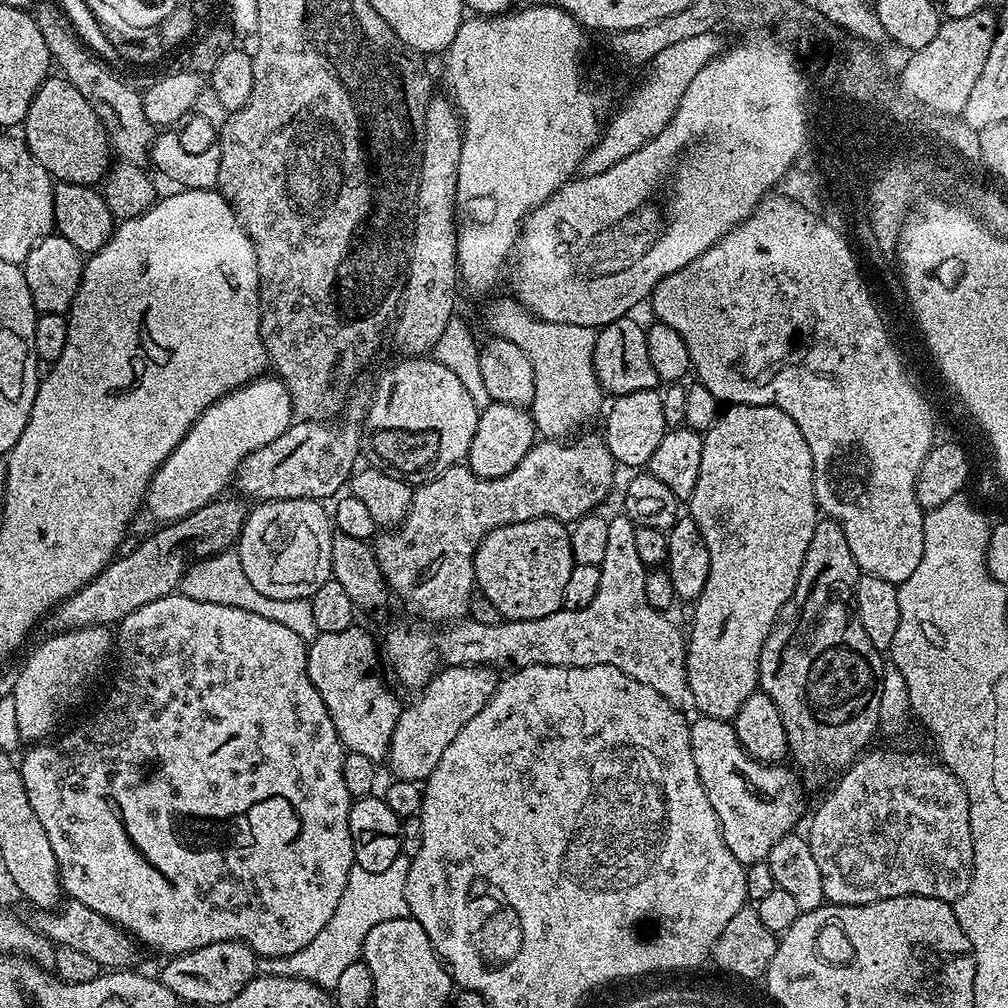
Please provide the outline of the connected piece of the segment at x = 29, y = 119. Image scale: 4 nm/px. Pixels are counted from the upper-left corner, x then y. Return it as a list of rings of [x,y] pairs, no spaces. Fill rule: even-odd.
[[[59,74],[49,75],[42,82],[38,94],[34,94],[34,102],[30,102],[22,131],[22,139],[28,145],[30,154],[42,162],[53,181],[96,186],[107,176],[113,163],[114,153],[98,114],[94,114],[90,102],[74,90],[72,83]]]

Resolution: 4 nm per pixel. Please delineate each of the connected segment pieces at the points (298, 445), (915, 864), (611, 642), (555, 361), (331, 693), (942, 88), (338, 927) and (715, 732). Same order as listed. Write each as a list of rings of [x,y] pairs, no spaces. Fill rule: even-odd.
[[[355,396],[347,401],[338,422],[297,419],[288,425],[282,435],[274,438],[274,442],[254,450],[254,454],[240,463],[234,477],[234,488],[241,492],[237,493],[252,502],[331,501],[341,491],[339,488],[351,481],[358,464],[356,459],[361,459],[362,456],[362,425],[366,400],[365,397],[363,400],[362,397]]]
[[[872,751],[848,766],[808,824],[806,839],[818,858],[825,901],[869,904],[899,896],[933,896],[956,901],[970,886],[974,862],[968,795],[962,782],[942,764],[928,762],[920,754]],[[860,776],[864,776],[864,784],[852,784]]]
[[[623,514],[613,515],[608,525],[606,558],[600,563],[602,582],[598,582],[598,594],[594,594],[590,606],[573,612],[561,610],[546,618],[501,619],[498,624],[483,624],[465,618],[453,623],[444,641],[441,644],[439,641],[439,655],[443,659],[445,656],[449,665],[614,666],[622,670],[622,674],[642,682],[642,686],[658,690],[658,694],[679,712],[695,713],[694,694],[688,685],[686,636],[676,629],[675,619],[667,620],[669,617],[665,613],[646,602],[646,566],[636,553],[636,525]]]
[[[512,296],[492,301],[484,312],[484,320],[493,337],[513,342],[530,358],[534,370],[534,402],[529,411],[541,437],[565,439],[577,431],[576,426],[599,412],[604,392],[593,370],[595,329],[538,319]]]
[[[353,626],[337,630],[335,634],[320,635],[308,644],[308,673],[314,690],[322,694],[326,710],[336,727],[340,743],[354,754],[362,754],[377,762],[388,755],[388,747],[394,734],[394,726],[402,711],[402,703],[388,689],[380,677],[382,656],[378,651],[378,640],[364,628]]]
[[[985,10],[983,12],[975,12],[974,14],[966,14],[966,18],[948,18],[941,23],[940,29],[938,30],[938,34],[934,34],[934,39],[929,42],[926,46],[922,46],[921,48],[915,49],[911,53],[912,56],[908,61],[904,64],[904,69],[898,72],[898,77],[900,80],[901,87],[910,91],[913,95],[915,103],[917,105],[922,106],[925,104],[928,108],[933,108],[936,112],[941,112],[941,117],[944,118],[956,118],[961,115],[964,111],[964,107],[966,106],[966,98],[970,98],[970,89],[974,87],[974,82],[978,82],[978,74],[982,74],[982,66],[986,66],[986,54],[990,54],[990,46],[994,42],[994,38],[996,37],[996,29],[998,27],[998,16],[995,11]]]
[[[405,855],[394,858],[386,870],[371,872],[353,866],[350,878],[346,878],[346,890],[342,890],[342,902],[334,909],[330,922],[314,937],[307,946],[302,946],[289,956],[278,956],[267,961],[269,976],[300,976],[322,989],[331,990],[338,982],[338,977],[355,960],[364,955],[366,934],[378,926],[378,922],[390,922],[390,918],[402,918],[409,915],[406,902],[406,874],[410,860]]]
[[[697,715],[695,719],[690,724],[694,766],[698,766],[698,778],[706,790],[706,798],[710,798],[714,814],[718,814],[722,838],[726,846],[730,846],[730,854],[734,854],[734,858],[738,858],[738,862],[745,866],[767,860],[770,850],[774,850],[778,843],[778,838],[793,831],[804,812],[804,788],[795,776],[797,773],[791,767],[784,768],[788,766],[783,763],[763,764],[750,758],[750,754],[746,754],[746,750],[738,742],[736,731],[729,721],[702,715]]]

